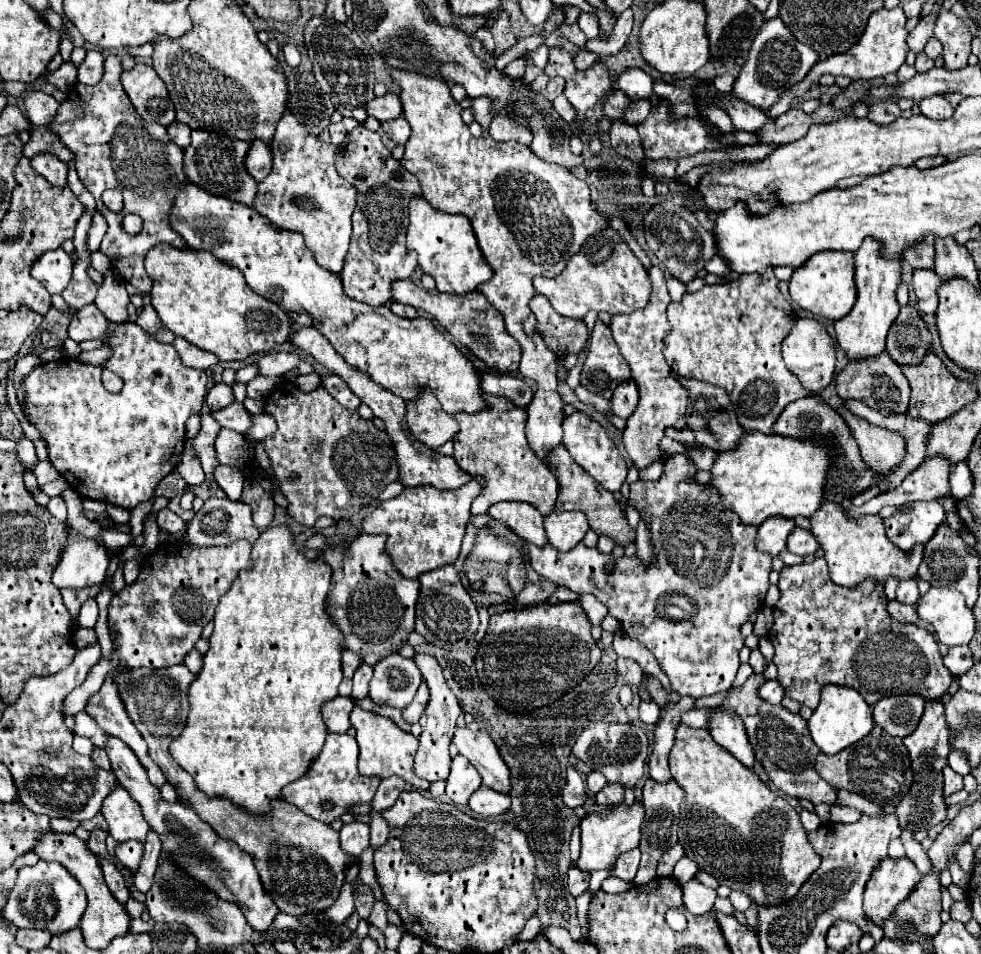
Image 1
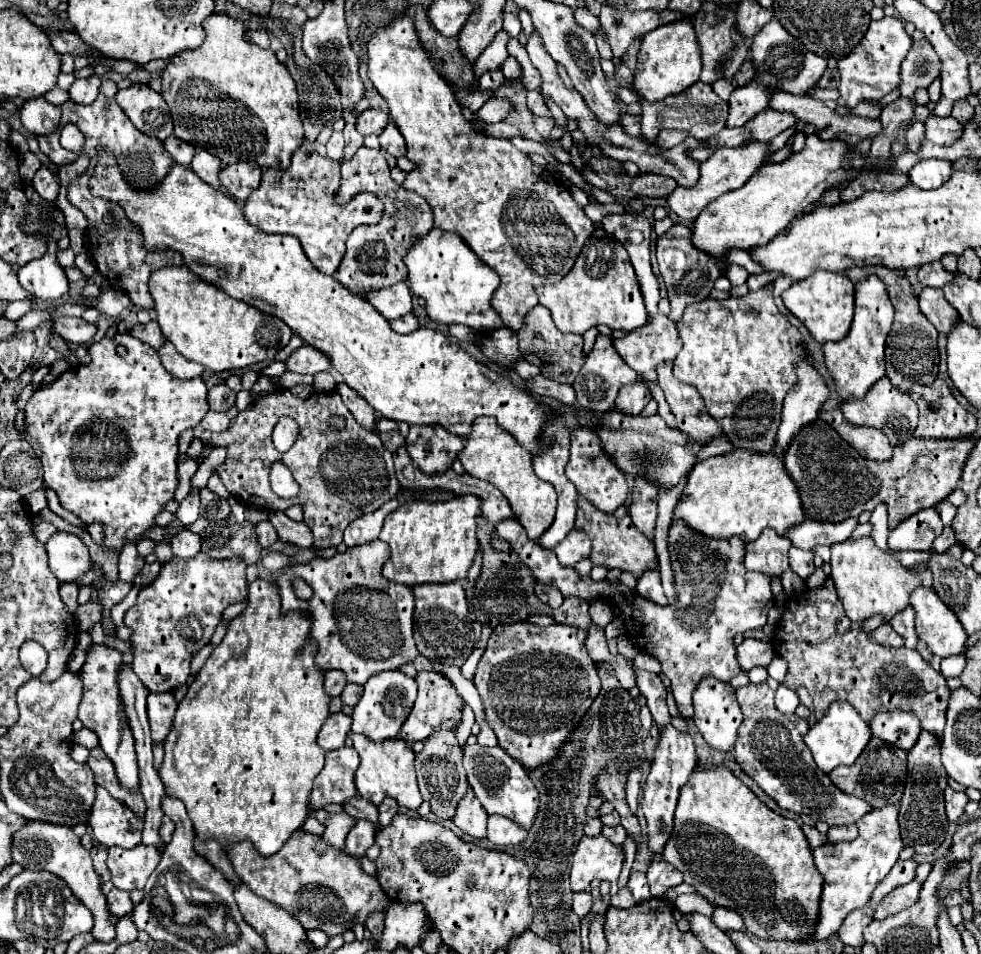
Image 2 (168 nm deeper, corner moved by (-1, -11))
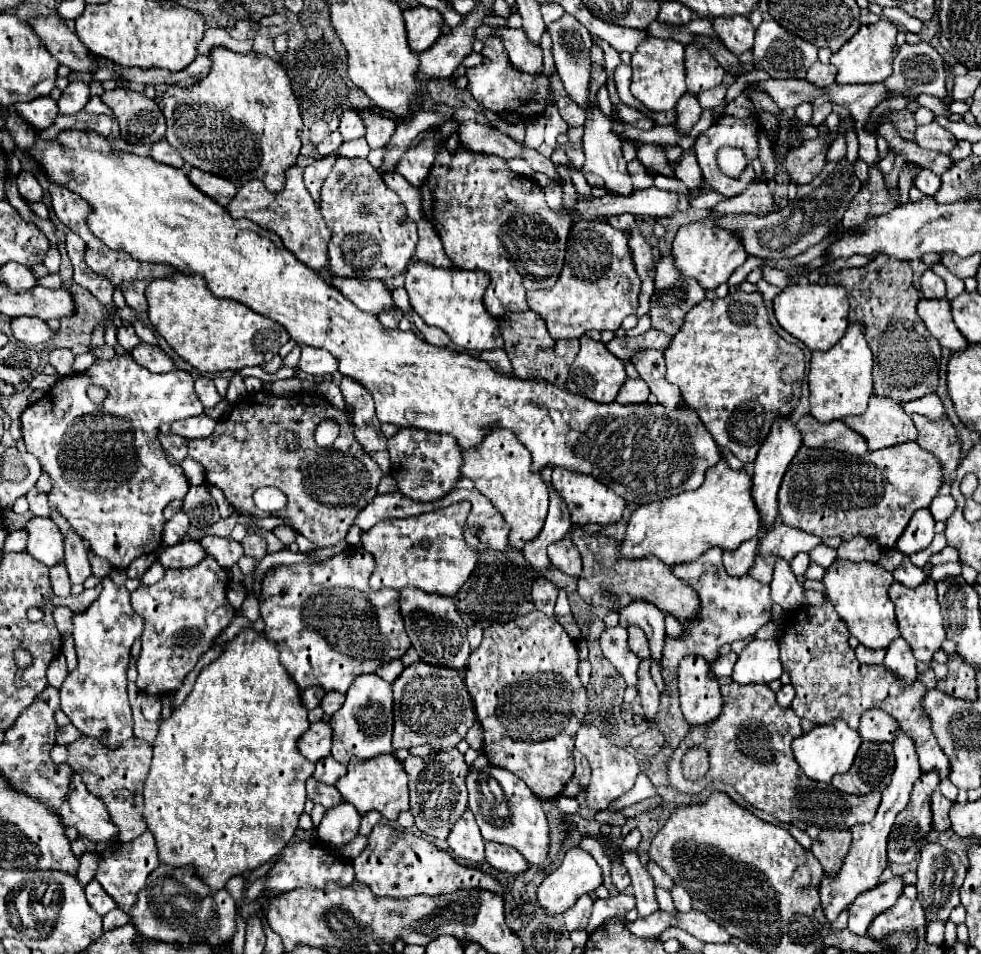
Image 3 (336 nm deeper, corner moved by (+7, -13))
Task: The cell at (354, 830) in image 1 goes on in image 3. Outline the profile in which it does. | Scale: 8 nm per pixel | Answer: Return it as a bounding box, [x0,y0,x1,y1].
[316,802,362,846]

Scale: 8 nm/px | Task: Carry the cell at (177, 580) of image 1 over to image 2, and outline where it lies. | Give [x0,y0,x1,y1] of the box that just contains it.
[124,552,248,692]

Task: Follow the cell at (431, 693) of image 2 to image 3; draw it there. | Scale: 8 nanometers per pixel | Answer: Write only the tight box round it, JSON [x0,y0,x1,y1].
[392,662,474,750]

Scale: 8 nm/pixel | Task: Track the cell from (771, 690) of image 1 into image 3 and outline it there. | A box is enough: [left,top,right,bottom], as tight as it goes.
[776,684,794,708]

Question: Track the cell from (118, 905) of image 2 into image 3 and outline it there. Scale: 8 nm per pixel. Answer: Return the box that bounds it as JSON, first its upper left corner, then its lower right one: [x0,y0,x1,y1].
[86,880,118,916]

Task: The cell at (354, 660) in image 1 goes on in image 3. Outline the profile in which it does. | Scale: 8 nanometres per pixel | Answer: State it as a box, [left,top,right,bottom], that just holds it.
[302,686,326,710]

